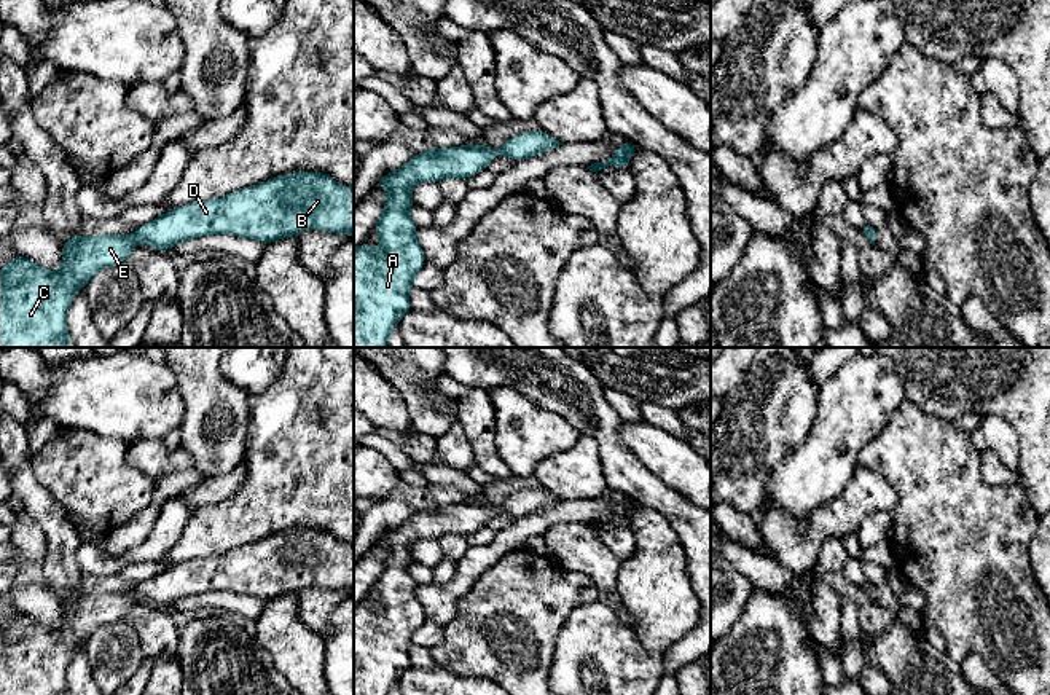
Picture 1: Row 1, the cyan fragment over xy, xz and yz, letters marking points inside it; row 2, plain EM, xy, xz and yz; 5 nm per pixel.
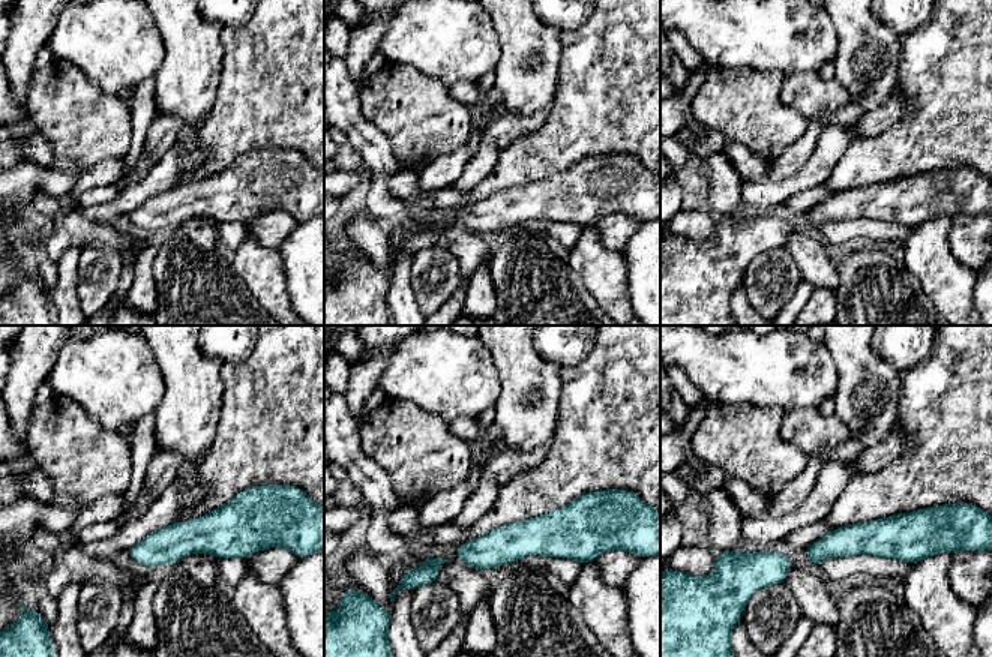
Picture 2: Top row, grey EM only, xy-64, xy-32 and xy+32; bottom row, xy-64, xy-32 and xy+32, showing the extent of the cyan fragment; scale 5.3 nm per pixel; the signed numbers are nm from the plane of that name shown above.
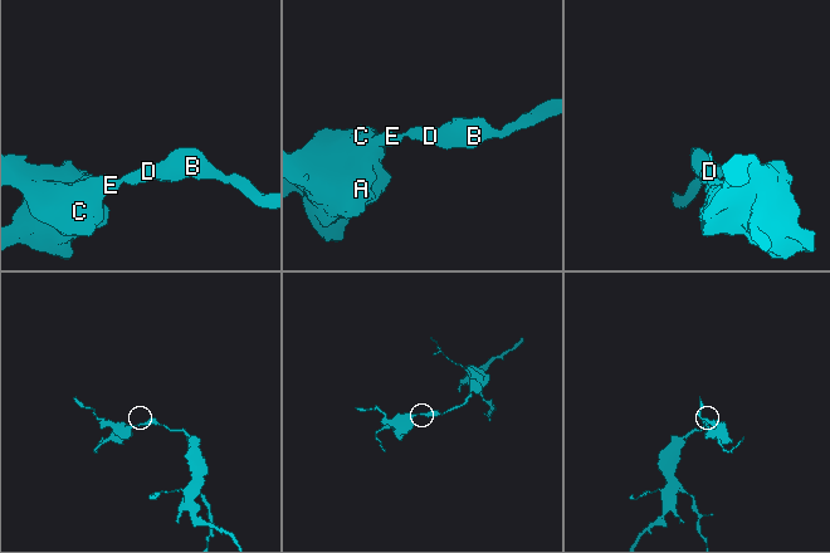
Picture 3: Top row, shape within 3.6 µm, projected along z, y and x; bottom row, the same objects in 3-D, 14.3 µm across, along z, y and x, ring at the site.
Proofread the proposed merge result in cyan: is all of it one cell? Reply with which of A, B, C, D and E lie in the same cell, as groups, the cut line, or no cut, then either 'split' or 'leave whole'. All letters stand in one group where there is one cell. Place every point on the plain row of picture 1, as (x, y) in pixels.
groups A B C D E; cut none; leave whole

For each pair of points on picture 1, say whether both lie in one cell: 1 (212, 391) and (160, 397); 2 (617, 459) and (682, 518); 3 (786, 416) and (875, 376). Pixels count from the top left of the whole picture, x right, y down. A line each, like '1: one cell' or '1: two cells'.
1: two cells
2: one cell
3: two cells

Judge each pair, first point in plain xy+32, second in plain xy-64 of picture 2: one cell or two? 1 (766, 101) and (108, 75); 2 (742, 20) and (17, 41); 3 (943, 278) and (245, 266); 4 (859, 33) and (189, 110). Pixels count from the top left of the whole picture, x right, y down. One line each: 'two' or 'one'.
1: two
2: two
3: one
4: one

